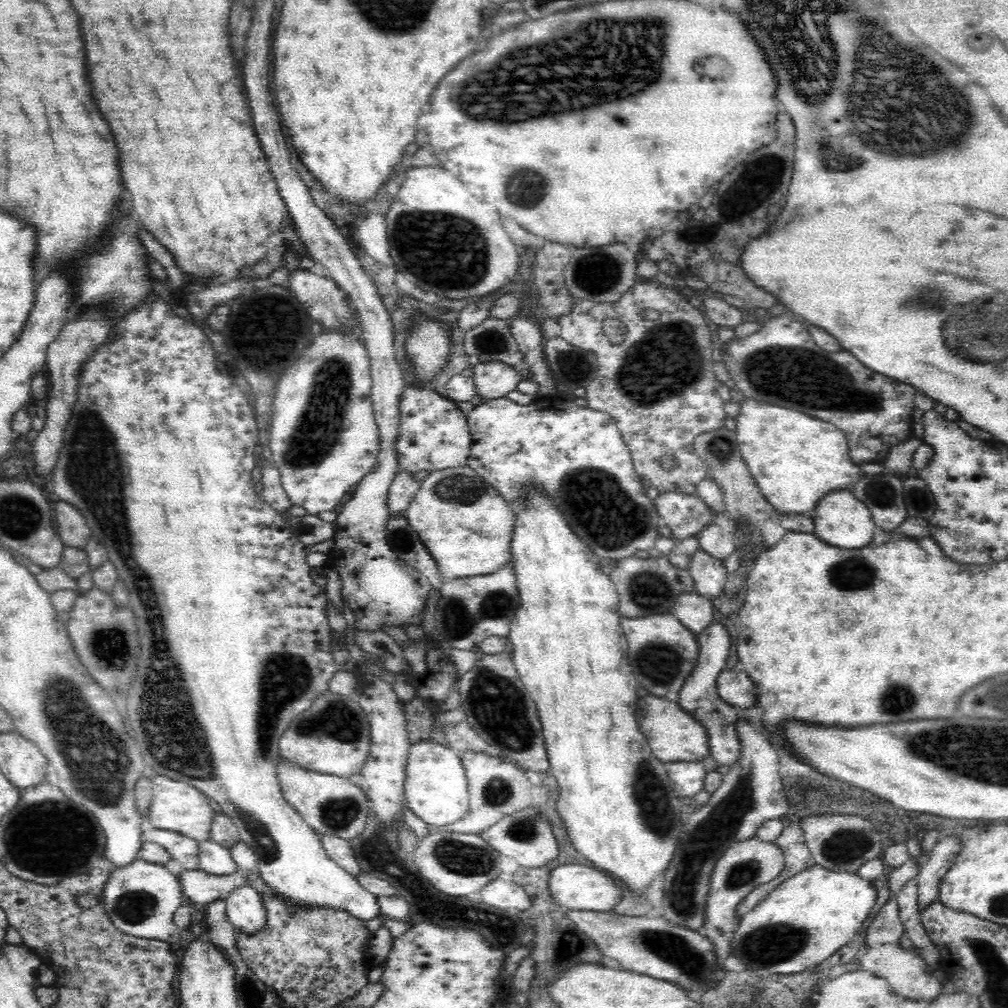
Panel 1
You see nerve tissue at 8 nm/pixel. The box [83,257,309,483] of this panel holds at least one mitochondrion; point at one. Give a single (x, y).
(278, 342)

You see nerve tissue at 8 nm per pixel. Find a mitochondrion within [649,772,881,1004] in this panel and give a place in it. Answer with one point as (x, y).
(780, 942)

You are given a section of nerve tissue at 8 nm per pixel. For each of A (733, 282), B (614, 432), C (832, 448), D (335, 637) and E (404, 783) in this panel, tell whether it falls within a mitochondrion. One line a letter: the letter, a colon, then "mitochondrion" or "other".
A: other
B: other
C: other
D: other
E: other

